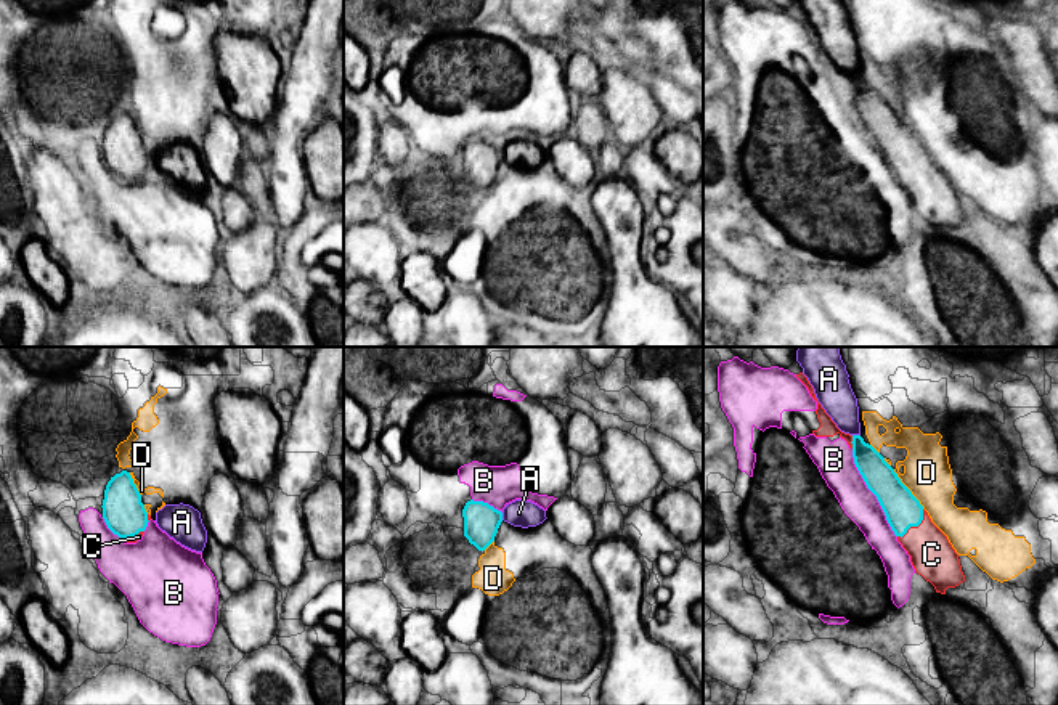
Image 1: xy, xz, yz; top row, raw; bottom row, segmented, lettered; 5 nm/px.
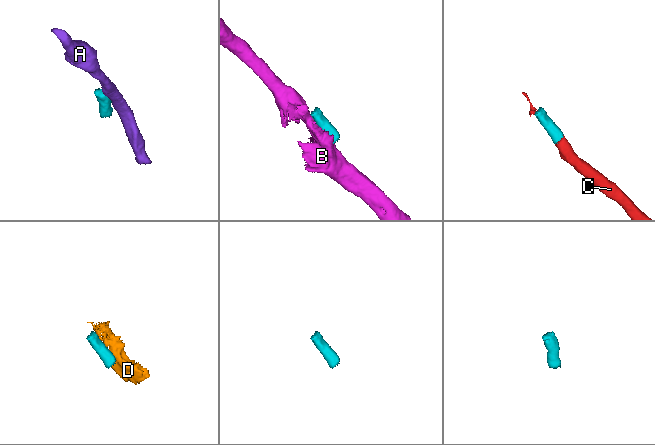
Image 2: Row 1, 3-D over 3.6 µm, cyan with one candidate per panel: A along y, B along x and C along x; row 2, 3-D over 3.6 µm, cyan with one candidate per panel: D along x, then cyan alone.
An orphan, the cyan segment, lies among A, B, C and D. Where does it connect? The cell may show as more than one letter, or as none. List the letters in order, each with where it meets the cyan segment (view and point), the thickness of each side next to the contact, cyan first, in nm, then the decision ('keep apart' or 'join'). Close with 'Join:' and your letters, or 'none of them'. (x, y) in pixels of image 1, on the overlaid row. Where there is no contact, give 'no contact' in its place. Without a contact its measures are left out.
A: meets cyan in xz at (501, 516); 180 nm thick on the cyan side, 140 nm on the other; keep apart
B: meets cyan in yz at (872, 492); 180 nm thick on the cyan side, 190 nm on the other; keep apart
C: meets cyan in yz at (915, 525); 180 nm thick on the cyan side, 220 nm on the other; join
D: meets cyan in yz at (907, 489); 180 nm thick on the cyan side, 240 nm on the other; keep apart
Join: C

